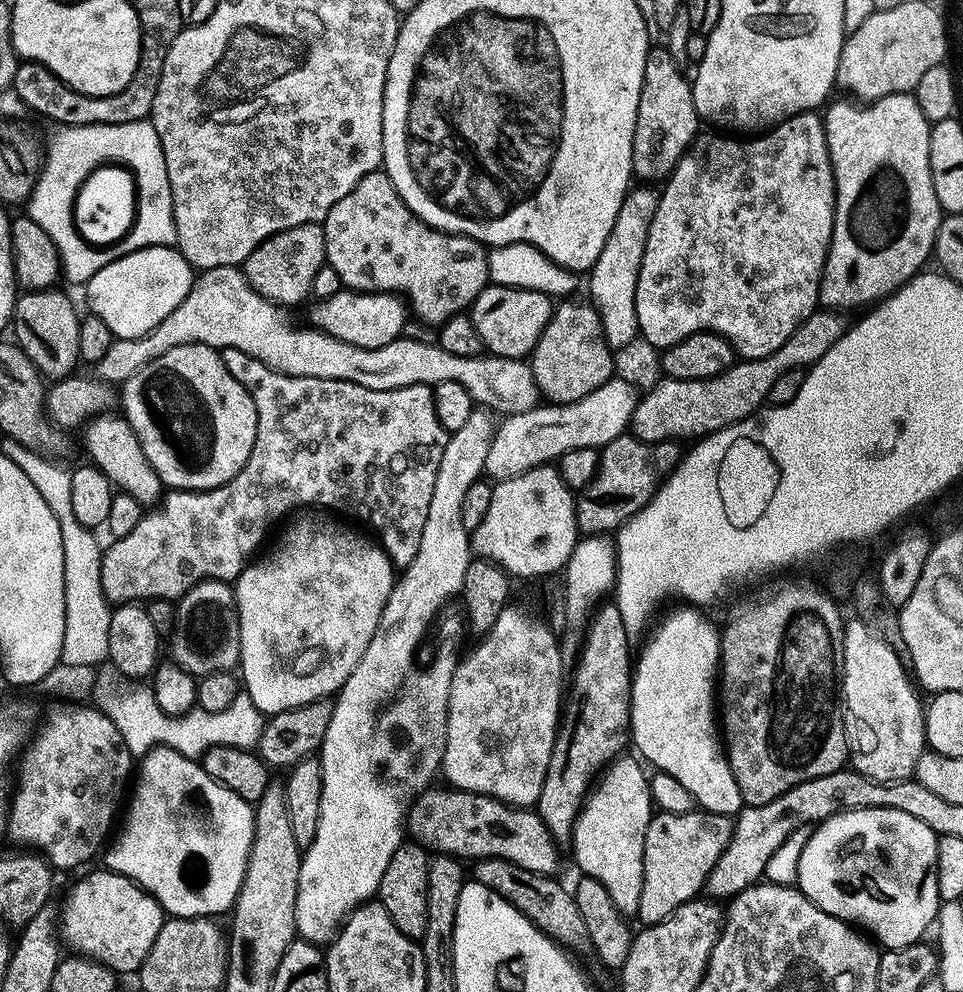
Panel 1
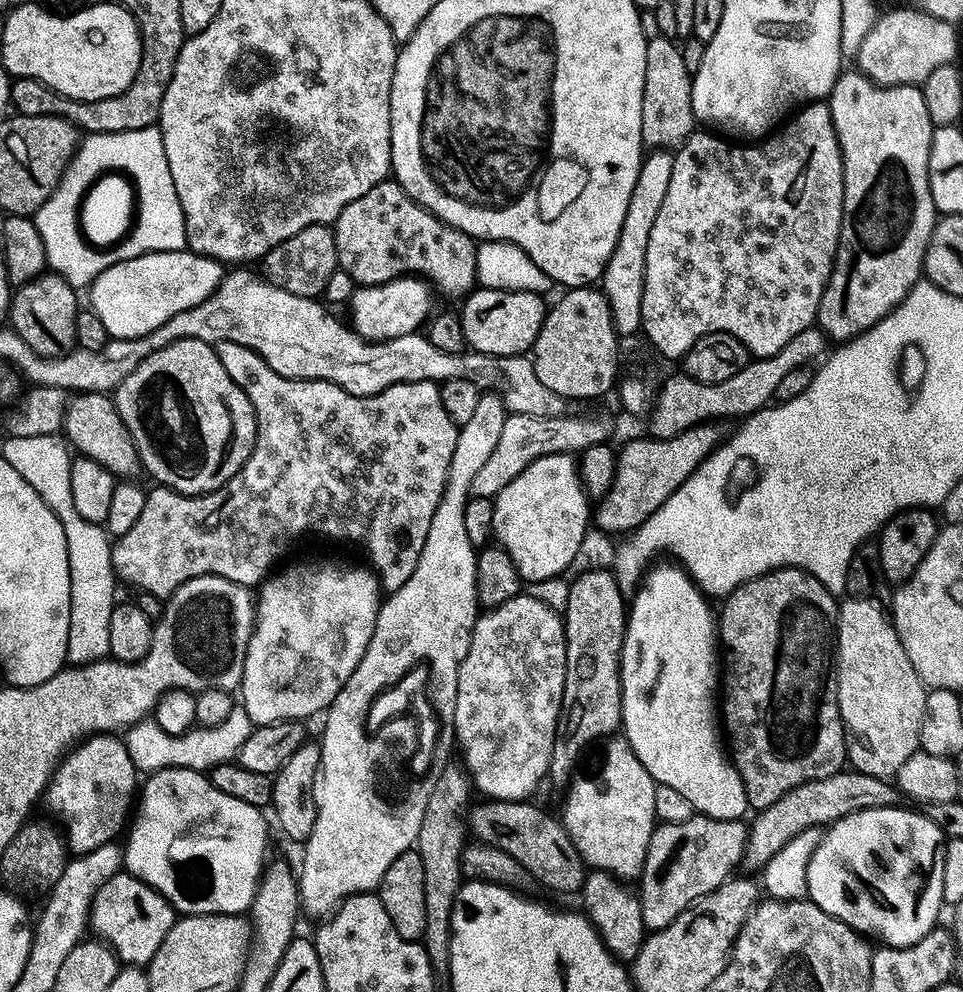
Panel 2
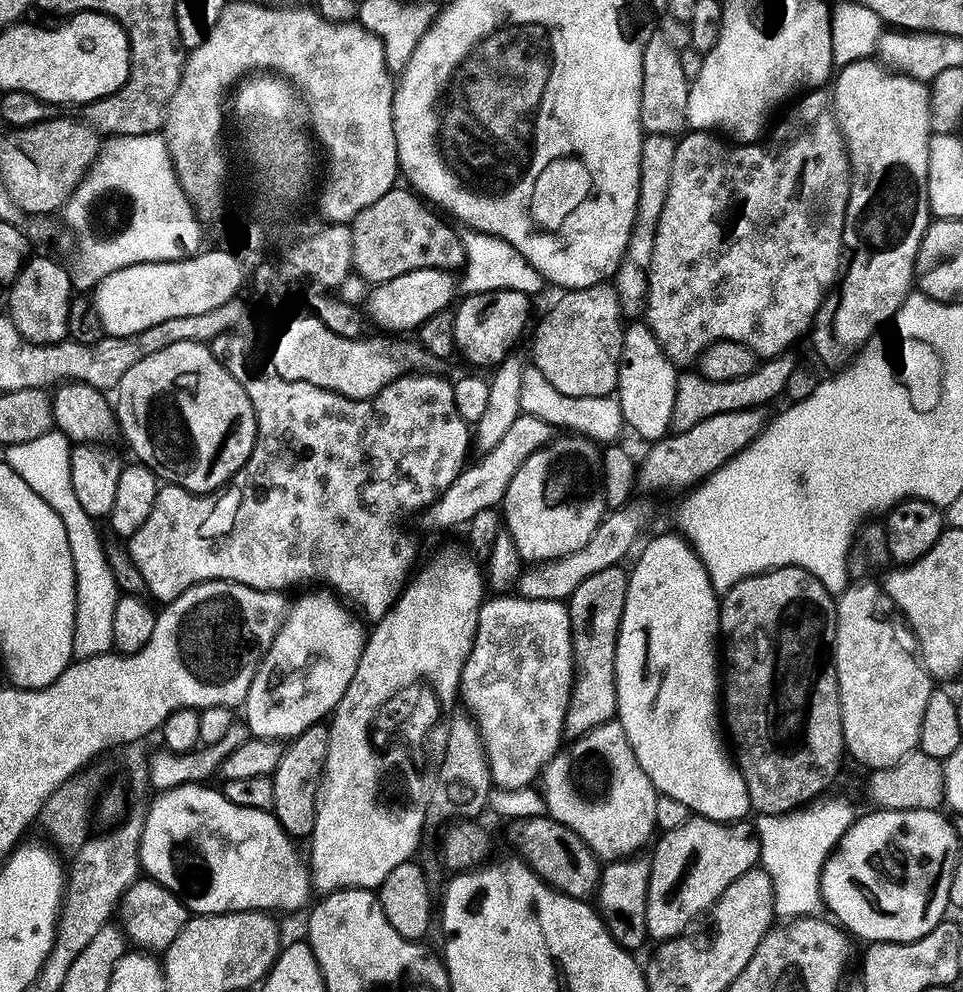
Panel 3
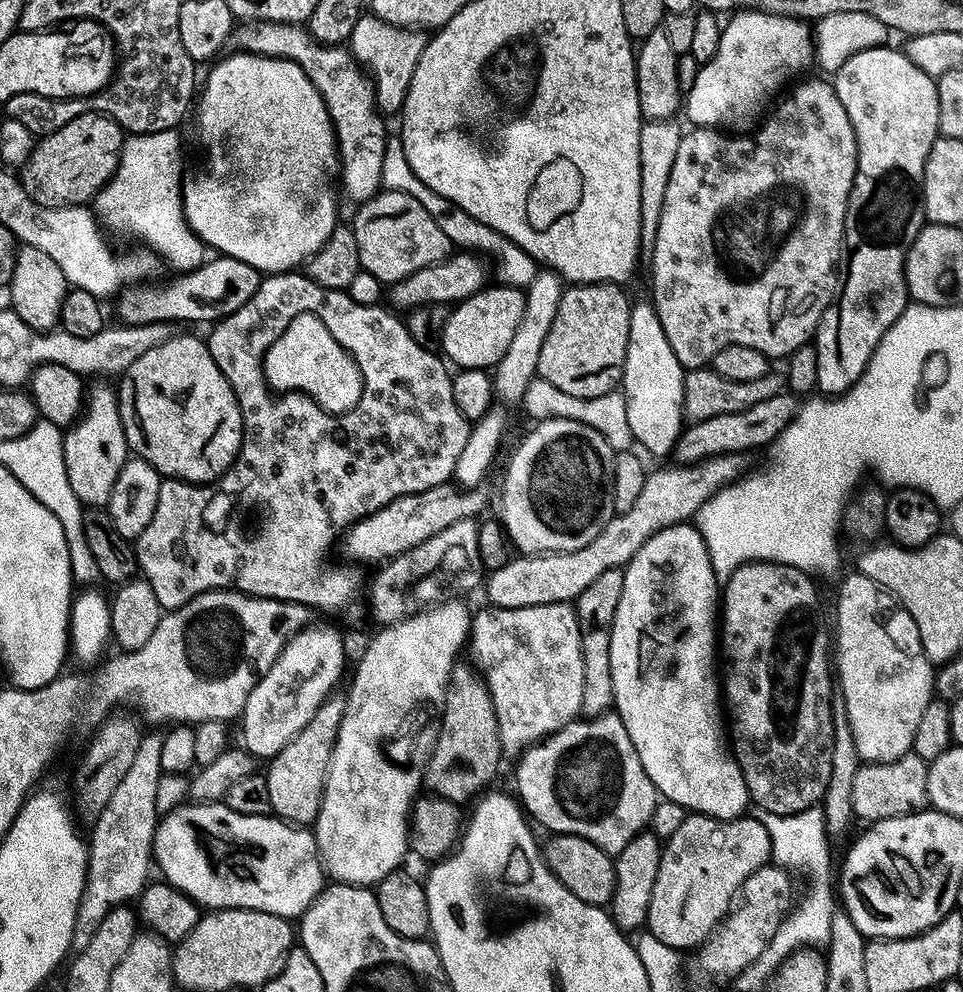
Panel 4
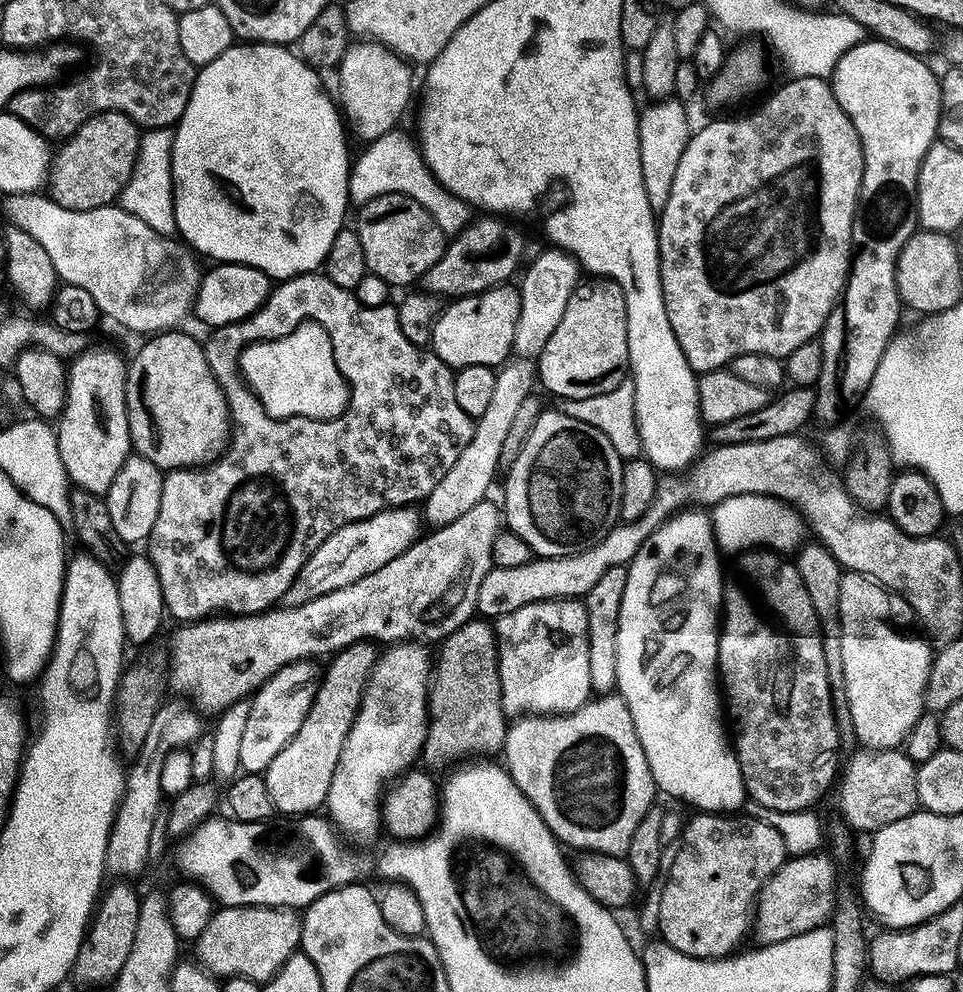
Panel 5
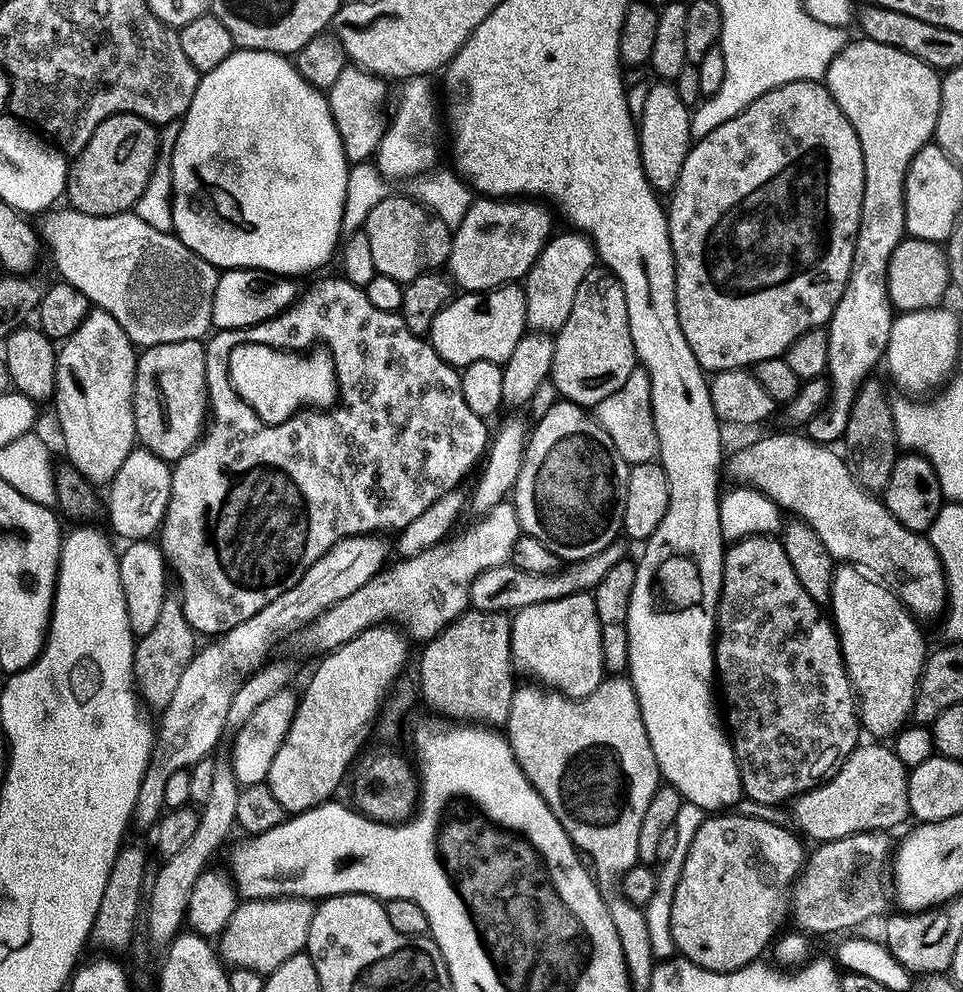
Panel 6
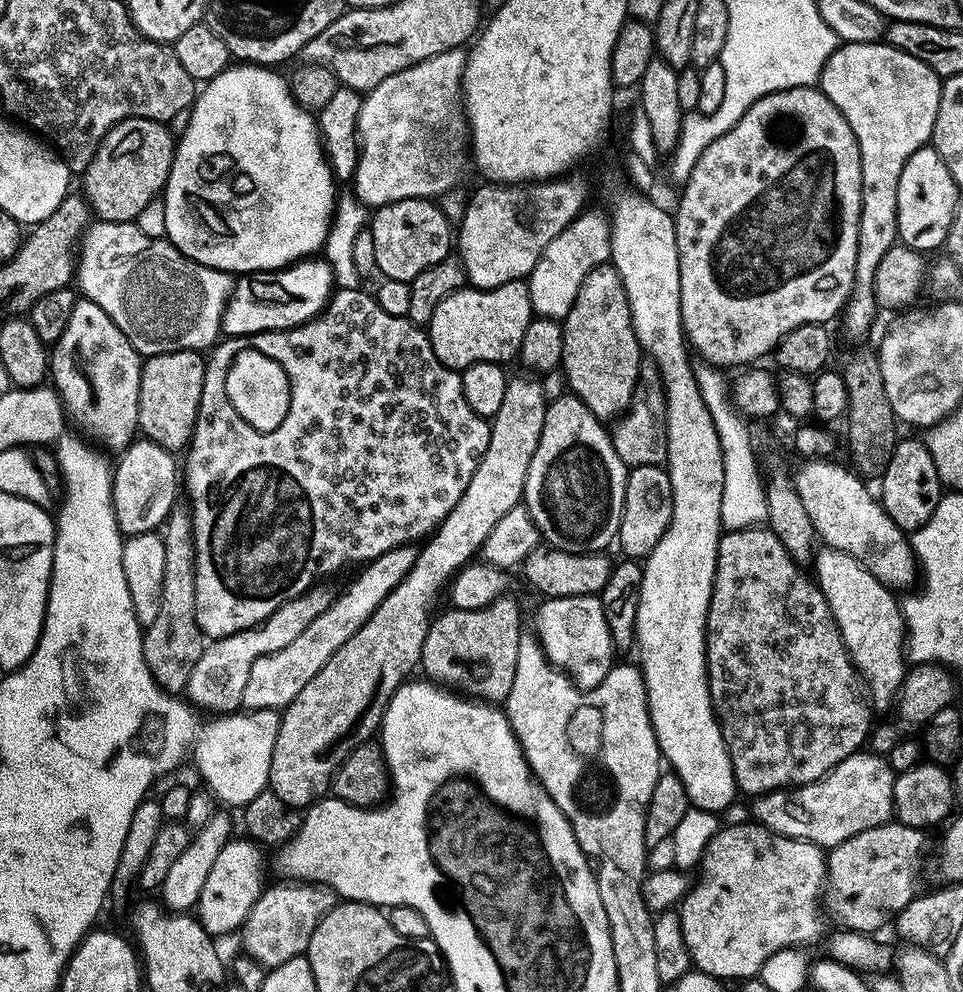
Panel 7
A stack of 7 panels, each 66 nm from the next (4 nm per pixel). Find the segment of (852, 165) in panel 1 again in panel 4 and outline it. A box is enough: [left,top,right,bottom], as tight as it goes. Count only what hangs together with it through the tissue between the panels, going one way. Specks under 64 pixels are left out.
[814,46,940,397]

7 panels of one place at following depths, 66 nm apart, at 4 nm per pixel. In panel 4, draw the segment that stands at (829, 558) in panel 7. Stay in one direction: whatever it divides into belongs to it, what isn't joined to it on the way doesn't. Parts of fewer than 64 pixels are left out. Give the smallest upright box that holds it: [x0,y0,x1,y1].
[834,574,936,764]

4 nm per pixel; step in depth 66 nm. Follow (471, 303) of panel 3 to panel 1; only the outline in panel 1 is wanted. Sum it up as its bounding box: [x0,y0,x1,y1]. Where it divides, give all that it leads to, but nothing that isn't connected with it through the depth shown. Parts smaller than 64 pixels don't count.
[470,283,553,360]

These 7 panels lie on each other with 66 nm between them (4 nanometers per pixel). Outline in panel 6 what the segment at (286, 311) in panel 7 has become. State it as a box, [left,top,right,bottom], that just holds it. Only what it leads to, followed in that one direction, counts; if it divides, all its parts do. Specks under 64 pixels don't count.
[212,268,298,328]

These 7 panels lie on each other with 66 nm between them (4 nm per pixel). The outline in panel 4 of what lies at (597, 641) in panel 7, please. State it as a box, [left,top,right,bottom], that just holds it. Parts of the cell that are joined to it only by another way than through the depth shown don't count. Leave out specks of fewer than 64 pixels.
[470,603,584,758]

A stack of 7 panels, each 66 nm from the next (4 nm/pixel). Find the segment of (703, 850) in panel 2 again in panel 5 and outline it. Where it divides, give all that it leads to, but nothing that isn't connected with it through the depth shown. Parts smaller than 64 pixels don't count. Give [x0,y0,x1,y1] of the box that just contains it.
[659,814,790,960]

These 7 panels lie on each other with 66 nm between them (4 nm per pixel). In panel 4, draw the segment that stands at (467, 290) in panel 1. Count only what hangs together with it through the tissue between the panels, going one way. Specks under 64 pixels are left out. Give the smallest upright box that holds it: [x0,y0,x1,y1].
[350,190,454,286]

